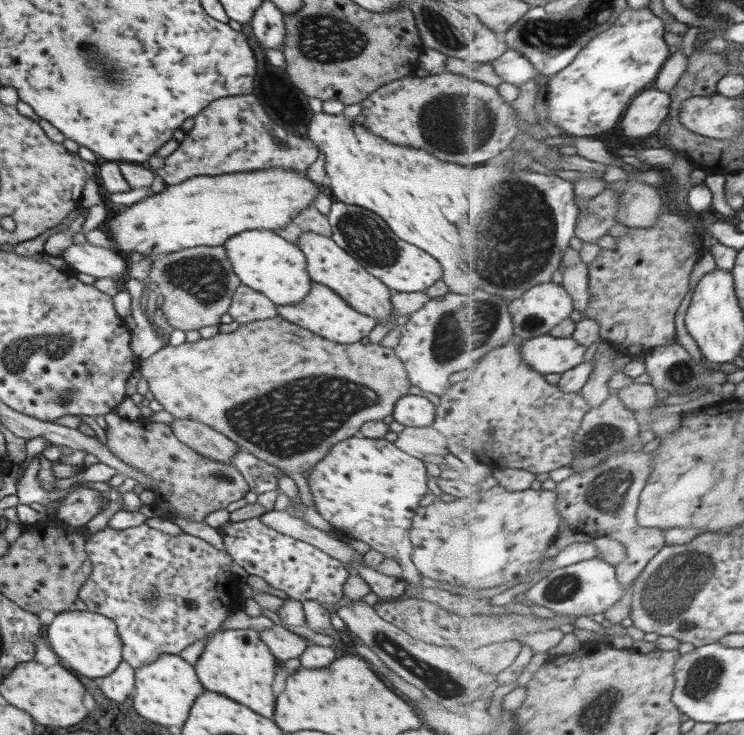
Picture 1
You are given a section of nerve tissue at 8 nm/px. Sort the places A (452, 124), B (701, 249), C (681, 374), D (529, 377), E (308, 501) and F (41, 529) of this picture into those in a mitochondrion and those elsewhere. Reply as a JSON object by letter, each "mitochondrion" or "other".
{"A":"mitochondrion","B":"other","C":"mitochondrion","D":"other","E":"other","F":"other"}

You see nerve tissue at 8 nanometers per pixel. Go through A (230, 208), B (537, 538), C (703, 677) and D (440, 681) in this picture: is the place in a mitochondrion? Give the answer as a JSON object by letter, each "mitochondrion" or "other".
{"A":"other","B":"other","C":"mitochondrion","D":"mitochondrion"}

